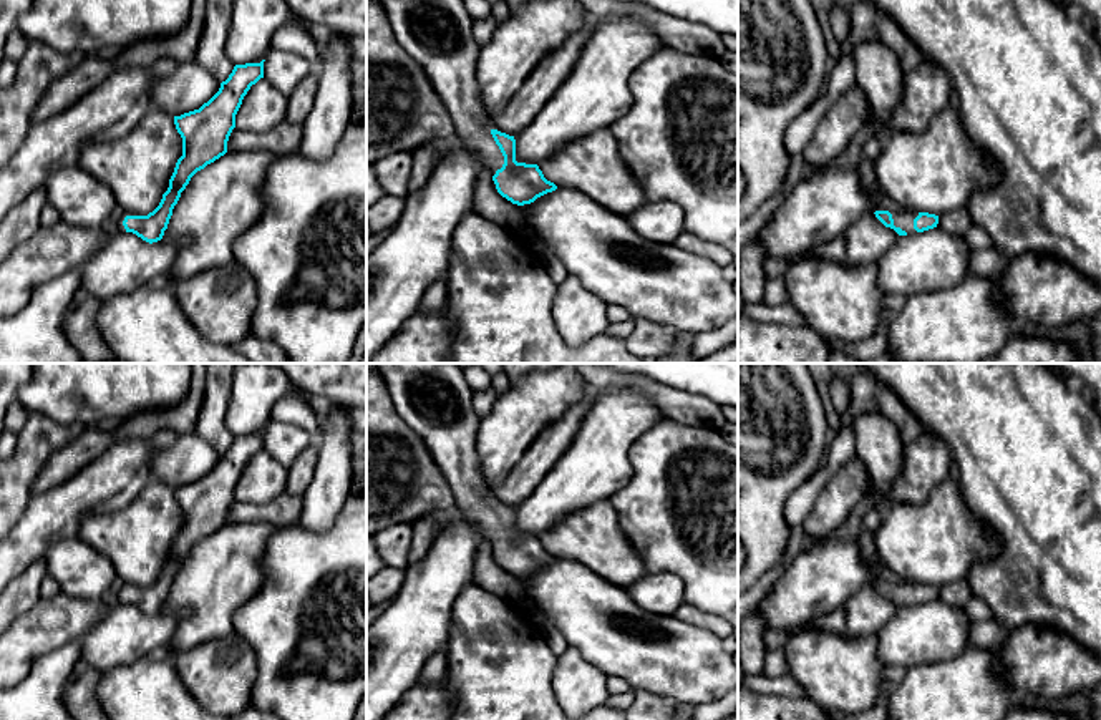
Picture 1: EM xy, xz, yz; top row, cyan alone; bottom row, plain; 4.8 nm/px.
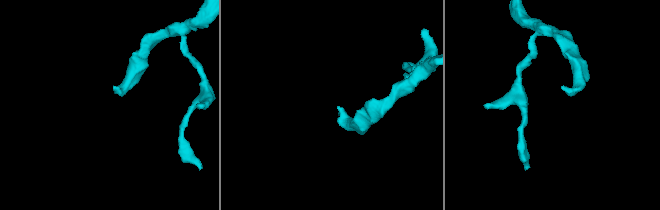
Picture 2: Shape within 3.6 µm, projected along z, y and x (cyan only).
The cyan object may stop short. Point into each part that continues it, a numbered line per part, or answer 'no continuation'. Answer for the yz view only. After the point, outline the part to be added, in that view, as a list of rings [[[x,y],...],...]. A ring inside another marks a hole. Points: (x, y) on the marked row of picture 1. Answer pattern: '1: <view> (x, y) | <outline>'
1: yz (902, 218) | [[[894,207],[889,212],[892,214],[892,219],[894,219],[894,226],[895,227],[900,227],[907,234],[917,232],[914,229],[914,219],[919,216],[919,212],[909,211],[909,209],[897,209],[897,207]]]

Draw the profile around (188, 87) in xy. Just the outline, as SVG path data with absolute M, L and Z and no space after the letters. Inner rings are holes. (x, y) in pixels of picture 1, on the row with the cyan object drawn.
M177 63L167 76L151 71L153 106L171 116L199 109L219 88L221 81L196 63Z

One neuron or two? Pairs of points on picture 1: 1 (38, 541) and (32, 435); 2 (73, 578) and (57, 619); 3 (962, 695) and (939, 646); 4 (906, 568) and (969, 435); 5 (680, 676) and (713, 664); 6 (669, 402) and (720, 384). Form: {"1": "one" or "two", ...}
{"1": "two", "2": "two", "3": "two", "4": "two", "5": "one", "6": "two"}

